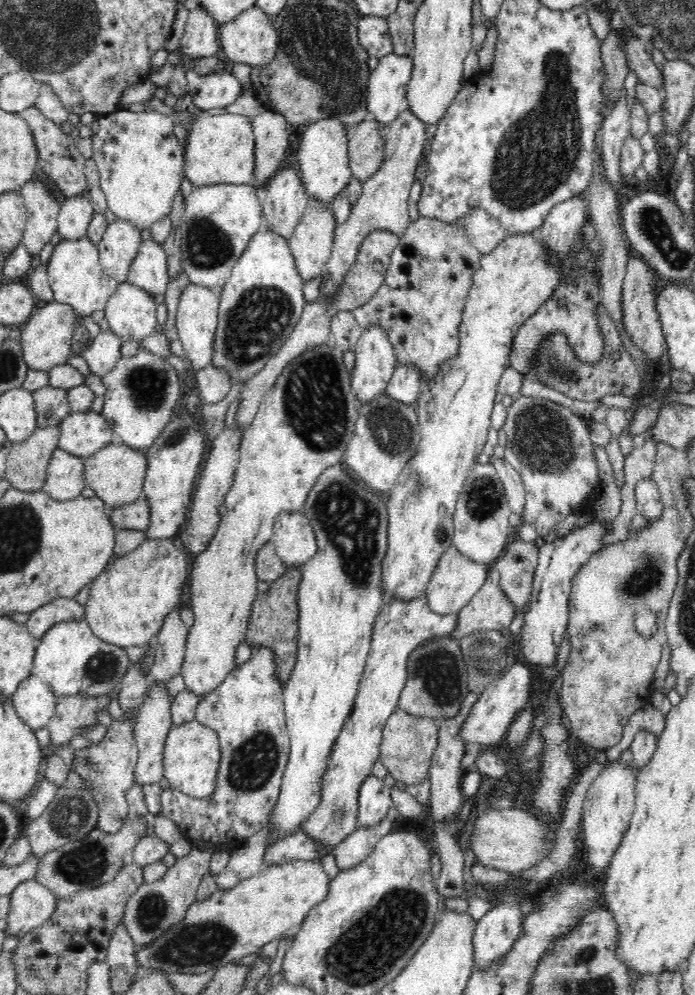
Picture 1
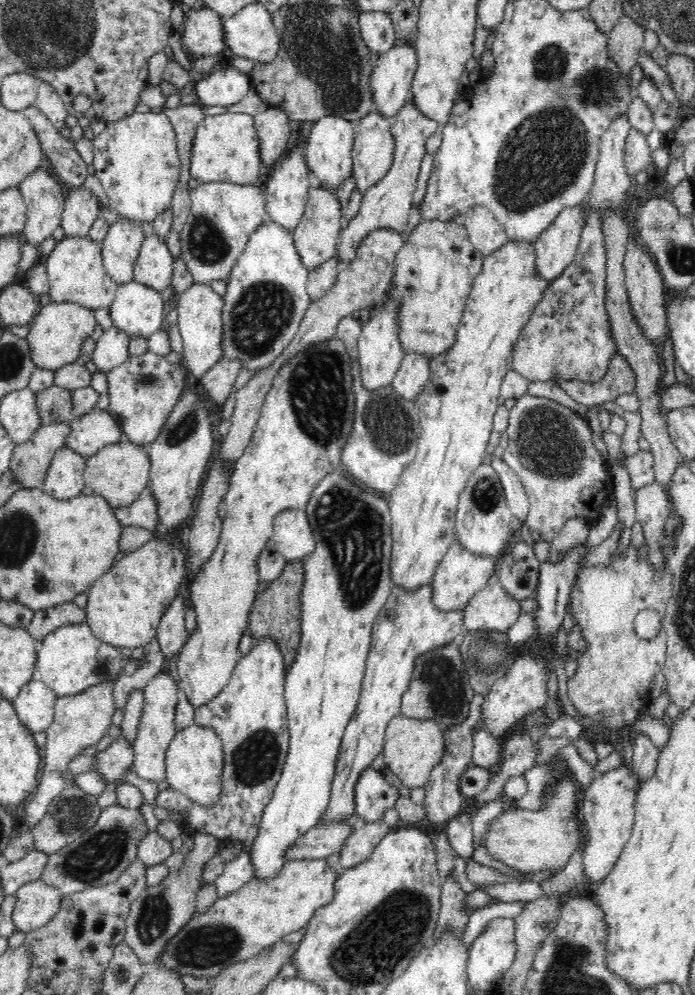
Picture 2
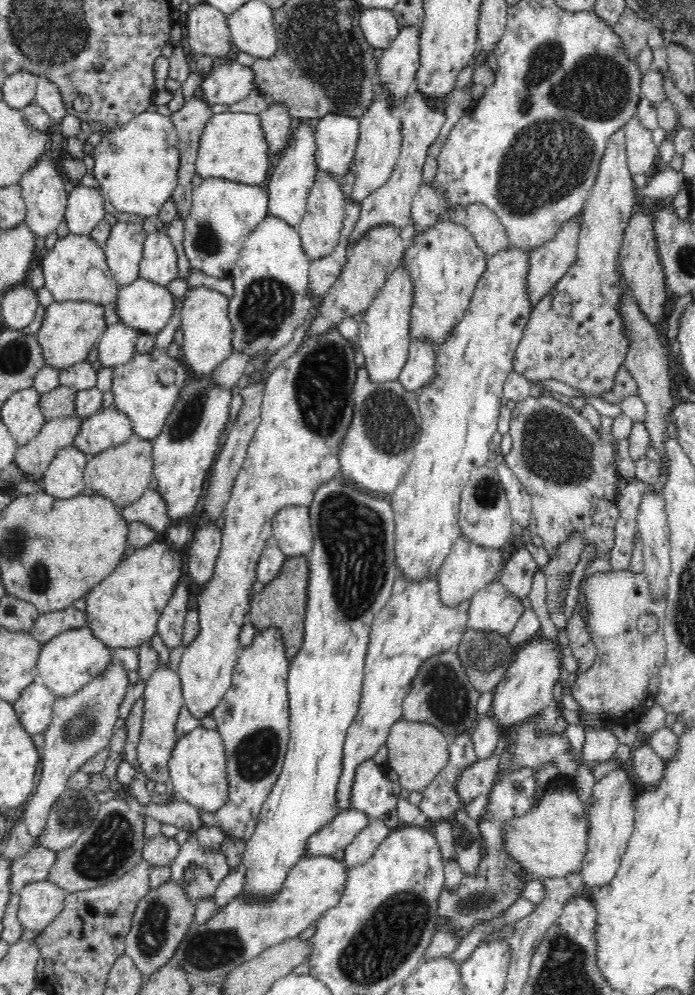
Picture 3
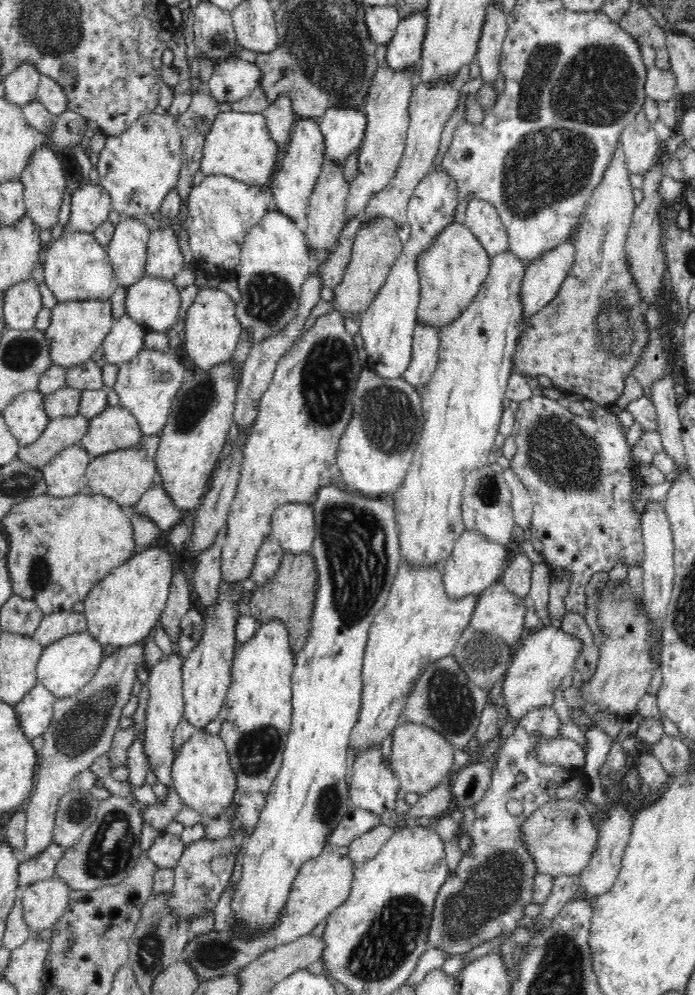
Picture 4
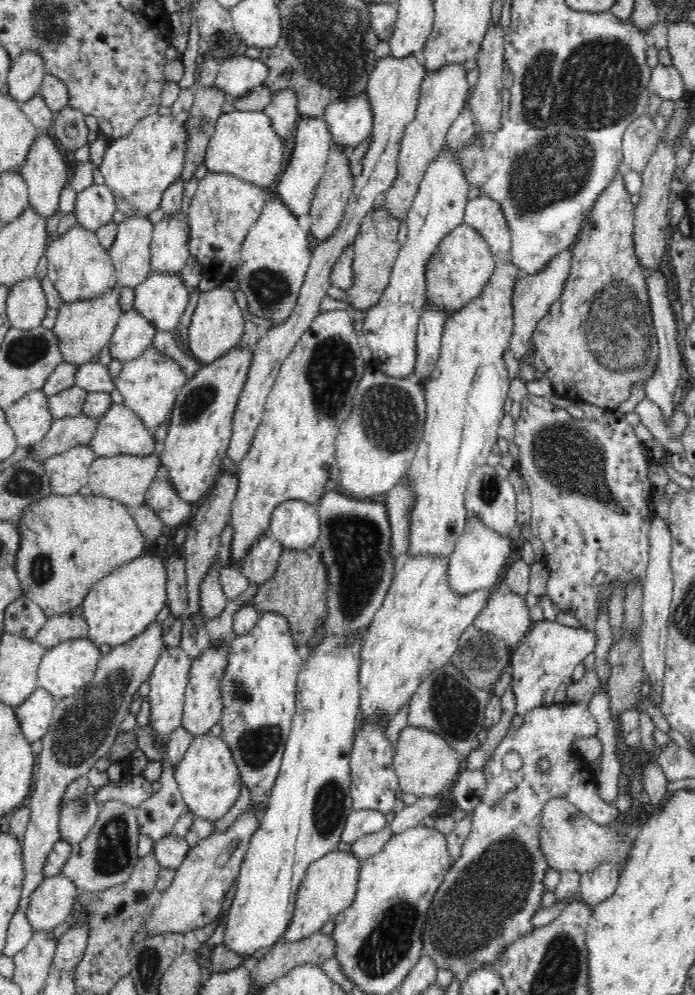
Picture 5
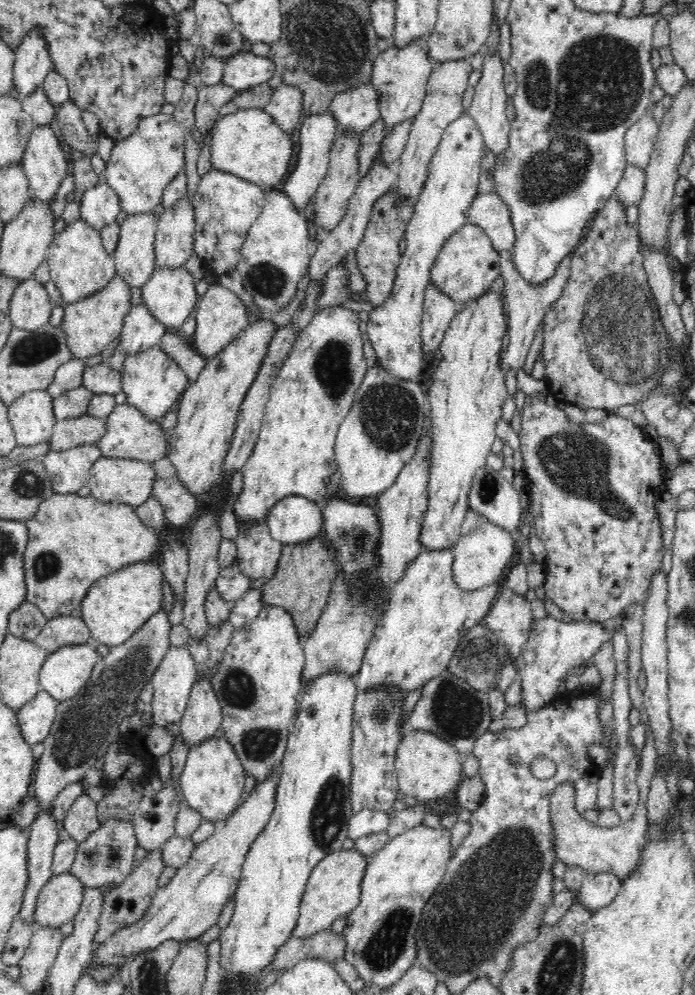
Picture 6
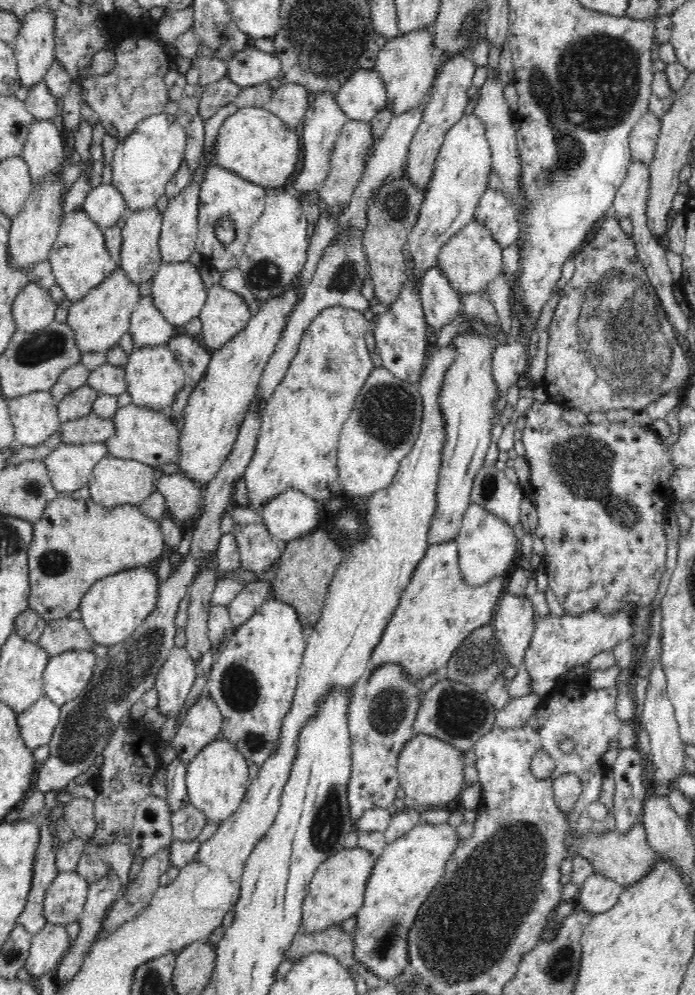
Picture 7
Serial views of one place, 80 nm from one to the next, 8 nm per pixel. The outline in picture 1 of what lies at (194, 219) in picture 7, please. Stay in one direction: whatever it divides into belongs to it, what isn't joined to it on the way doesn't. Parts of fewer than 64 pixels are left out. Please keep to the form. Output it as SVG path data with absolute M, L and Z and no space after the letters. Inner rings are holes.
M154 239L142 241L132 264L129 266L127 282L141 290L146 290L146 293L153 298L164 295L171 280L167 264L163 245Z

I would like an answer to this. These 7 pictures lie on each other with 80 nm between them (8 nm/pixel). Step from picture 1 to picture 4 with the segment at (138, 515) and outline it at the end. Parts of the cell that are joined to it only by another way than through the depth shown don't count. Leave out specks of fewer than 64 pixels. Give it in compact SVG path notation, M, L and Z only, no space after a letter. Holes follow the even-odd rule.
M162 483L152 485L127 512L130 515L138 514L150 518L161 531L171 529L183 520L183 512L176 508Z

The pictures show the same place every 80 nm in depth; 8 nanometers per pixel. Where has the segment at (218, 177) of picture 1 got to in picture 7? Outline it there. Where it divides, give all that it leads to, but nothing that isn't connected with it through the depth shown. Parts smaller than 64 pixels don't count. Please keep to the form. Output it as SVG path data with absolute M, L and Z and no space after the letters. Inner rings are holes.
M240 107L219 128L214 144L214 162L263 188L281 189L300 162L300 138L295 129L288 127L266 107Z

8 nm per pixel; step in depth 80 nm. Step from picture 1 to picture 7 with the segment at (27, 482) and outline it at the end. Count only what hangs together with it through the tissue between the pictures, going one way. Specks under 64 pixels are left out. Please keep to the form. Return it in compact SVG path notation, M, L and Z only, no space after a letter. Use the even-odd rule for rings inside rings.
M91 414L74 421L61 422L59 430L62 443L106 443L108 438L116 434L116 425L112 419L102 419Z

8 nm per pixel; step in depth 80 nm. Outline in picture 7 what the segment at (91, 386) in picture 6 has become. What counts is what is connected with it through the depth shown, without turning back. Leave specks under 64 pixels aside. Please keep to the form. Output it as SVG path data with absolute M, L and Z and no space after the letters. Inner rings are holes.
M107 362L93 371L89 371L88 382L92 389L102 395L117 397L126 392L126 371L122 365L111 365Z

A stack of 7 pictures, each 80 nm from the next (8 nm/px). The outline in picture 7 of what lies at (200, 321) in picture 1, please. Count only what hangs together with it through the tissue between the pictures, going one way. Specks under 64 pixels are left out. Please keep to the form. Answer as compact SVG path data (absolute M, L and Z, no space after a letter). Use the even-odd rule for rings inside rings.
M214 285L207 290L208 297L200 312L202 323L202 344L211 353L222 349L251 320L246 300L236 294Z

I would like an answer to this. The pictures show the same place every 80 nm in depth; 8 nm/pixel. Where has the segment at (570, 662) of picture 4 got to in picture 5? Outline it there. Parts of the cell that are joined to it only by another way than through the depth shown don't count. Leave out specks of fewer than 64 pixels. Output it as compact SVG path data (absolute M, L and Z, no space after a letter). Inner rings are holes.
M548 619L533 624L524 640L512 651L509 660L509 670L513 675L510 689L516 697L516 713L524 716L535 708L554 705L558 686L572 677L574 667L582 663L595 646L596 633L592 628L572 628Z

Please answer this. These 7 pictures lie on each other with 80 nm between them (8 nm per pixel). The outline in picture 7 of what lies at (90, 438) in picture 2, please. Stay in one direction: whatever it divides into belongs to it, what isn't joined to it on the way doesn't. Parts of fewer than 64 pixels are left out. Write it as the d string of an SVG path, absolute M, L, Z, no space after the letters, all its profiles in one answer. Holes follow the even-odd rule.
M132 403L119 408L112 420L116 425L116 434L106 440L108 456L142 462L154 468L176 461L181 425L173 420L168 411L157 412Z

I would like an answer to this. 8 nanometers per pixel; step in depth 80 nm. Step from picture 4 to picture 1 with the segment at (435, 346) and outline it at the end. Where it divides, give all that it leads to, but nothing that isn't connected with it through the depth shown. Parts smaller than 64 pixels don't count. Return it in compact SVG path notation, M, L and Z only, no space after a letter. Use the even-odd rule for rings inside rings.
M402 365L395 369L383 392L403 404L414 406L423 387L420 369L414 365Z

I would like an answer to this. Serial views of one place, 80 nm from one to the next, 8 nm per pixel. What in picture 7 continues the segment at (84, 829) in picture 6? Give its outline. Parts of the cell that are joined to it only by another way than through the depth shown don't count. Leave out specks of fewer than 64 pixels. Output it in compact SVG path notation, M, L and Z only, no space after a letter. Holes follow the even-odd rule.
M73 797L65 806L65 820L75 837L89 841L97 828L93 802L88 798Z

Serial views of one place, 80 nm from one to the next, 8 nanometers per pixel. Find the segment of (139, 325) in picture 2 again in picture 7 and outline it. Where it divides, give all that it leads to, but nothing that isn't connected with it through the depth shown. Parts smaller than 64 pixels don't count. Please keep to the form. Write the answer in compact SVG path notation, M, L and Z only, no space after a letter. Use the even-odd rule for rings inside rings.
M189 261L179 263L163 262L160 269L154 274L152 282L152 296L154 305L160 313L174 326L184 326L199 318L202 308L205 306L208 292L204 287L200 268Z

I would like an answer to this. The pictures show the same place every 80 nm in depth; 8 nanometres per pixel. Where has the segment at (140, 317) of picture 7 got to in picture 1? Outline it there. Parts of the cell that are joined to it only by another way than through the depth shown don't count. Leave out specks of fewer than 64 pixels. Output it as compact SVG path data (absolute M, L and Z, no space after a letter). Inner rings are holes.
M101 331L92 345L82 350L80 356L86 360L92 375L102 378L123 357L123 341L110 331Z

